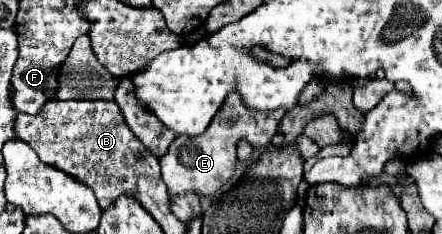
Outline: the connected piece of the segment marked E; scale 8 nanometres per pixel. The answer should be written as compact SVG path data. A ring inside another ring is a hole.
M234 90L226 96L224 104L220 106L216 118L212 118L208 130L200 136L178 136L168 154L160 158L162 166L162 180L168 186L170 194L182 194L182 192L194 192L212 196L220 192L226 184L232 182L234 168L236 168L236 144L238 140L248 140L252 146L266 148L276 134L276 122L280 122L284 116L284 108L272 110L272 112L256 112L250 110L242 96Z

